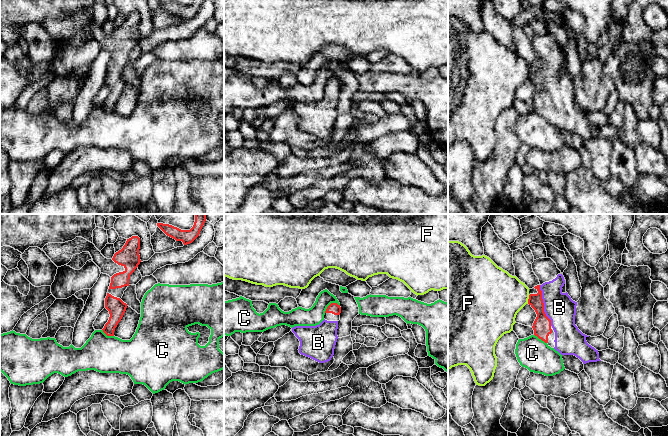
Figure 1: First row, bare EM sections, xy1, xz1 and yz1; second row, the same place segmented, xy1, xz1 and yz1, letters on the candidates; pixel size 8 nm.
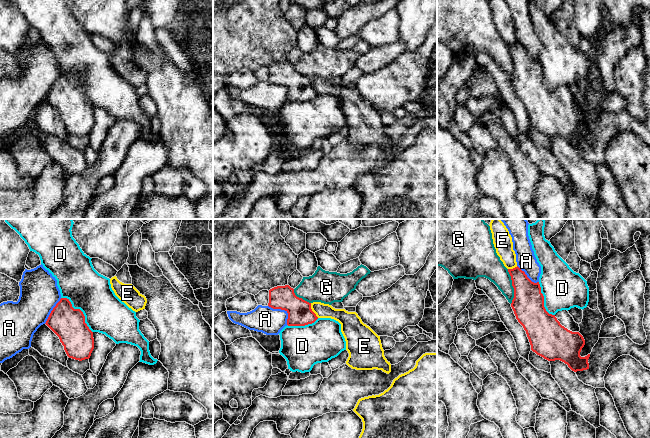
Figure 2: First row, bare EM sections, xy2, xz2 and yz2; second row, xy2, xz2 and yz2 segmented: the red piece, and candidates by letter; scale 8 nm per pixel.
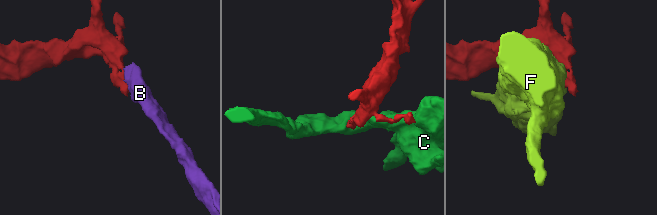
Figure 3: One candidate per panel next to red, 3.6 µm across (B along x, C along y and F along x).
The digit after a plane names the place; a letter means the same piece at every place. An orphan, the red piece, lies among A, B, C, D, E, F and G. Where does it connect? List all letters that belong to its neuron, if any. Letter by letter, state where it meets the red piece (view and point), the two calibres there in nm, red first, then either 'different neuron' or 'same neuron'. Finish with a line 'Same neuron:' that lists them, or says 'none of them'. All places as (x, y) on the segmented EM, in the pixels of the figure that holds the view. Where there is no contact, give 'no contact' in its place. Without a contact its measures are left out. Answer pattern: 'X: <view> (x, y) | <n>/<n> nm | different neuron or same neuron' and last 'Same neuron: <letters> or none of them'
A: xz2 (283, 309) | 190/220 nm | different neuron
B: yz1 (543, 305) | 140/240 nm | same neuron
C: xz1 (330, 304) | 90/150 nm | different neuron
D: xy2 (81, 311) | 260/320 nm | different neuron
E: xz2 (311, 310) | 190/120 nm | different neuron
F: yz1 (528, 299) | 140/400 nm | different neuron
G: yz2 (512, 285) | 260/200 nm | different neuron
Same neuron: B

